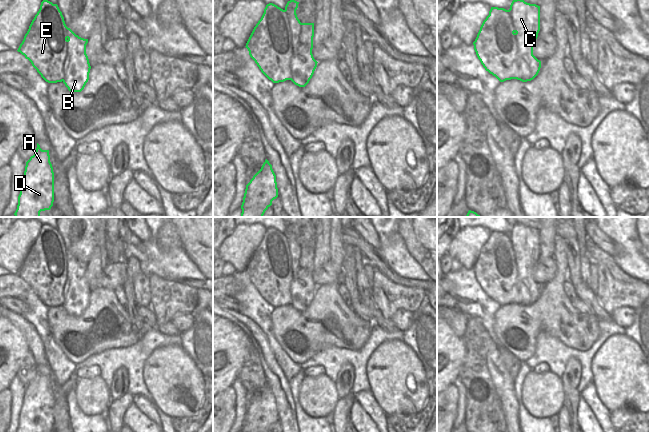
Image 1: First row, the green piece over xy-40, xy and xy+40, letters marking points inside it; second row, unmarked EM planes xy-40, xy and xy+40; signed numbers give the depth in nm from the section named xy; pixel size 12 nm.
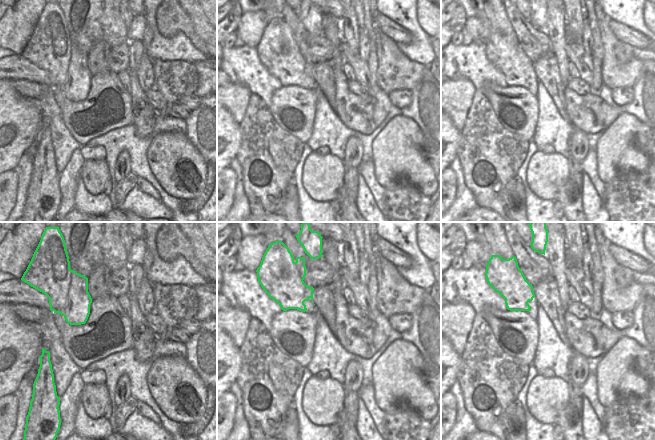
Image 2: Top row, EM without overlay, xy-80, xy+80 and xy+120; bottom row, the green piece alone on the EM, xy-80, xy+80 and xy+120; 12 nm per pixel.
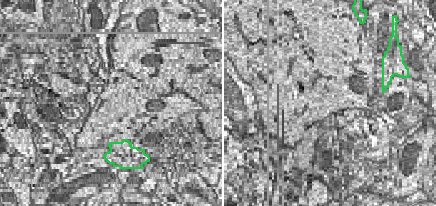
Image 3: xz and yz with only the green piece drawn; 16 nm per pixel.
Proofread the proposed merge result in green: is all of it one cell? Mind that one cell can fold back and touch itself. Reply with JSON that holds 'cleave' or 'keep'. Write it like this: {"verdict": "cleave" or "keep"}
{"verdict": "cleave"}

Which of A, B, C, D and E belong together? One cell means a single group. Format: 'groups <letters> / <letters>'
groups A B C D / E

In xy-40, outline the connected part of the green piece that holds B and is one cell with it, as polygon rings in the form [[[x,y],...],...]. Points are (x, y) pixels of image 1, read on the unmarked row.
[[[68,252],[68,279],[66,281],[63,307],[69,315],[81,316],[89,304],[90,287],[86,278],[88,263],[76,259]]]

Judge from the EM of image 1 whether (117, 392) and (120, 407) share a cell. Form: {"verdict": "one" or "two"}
{"verdict": "two"}

